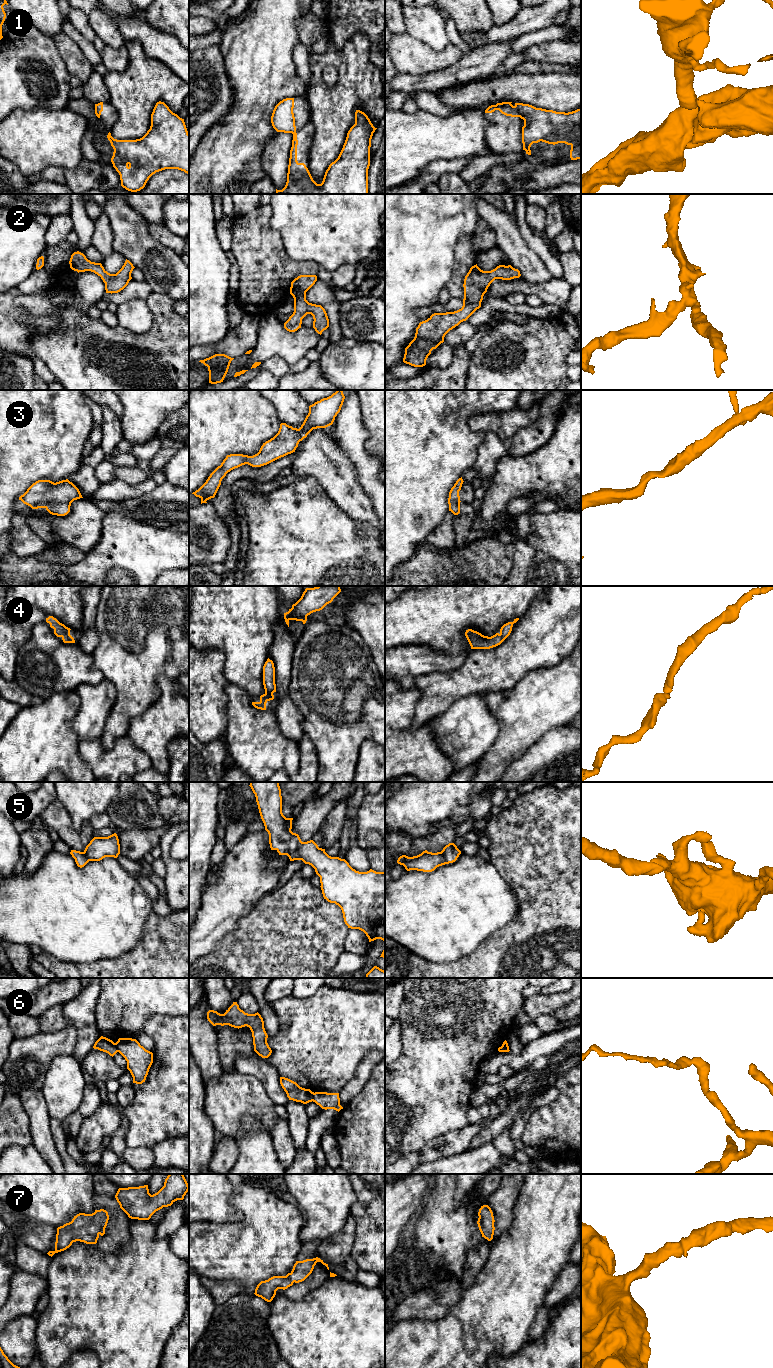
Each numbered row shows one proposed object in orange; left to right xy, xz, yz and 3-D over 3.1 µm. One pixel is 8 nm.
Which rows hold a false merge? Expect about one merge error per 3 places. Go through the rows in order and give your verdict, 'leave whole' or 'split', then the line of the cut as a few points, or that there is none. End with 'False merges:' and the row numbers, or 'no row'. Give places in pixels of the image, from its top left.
1: split | yz (514, 106), (520, 116)
2: leave whole | no cut
3: leave whole | no cut
4: leave whole | no cut
5: leave whole | no cut
6: split | xy (115, 1043), (118, 1051)
7: leave whole | no cut
False merges: 1, 6

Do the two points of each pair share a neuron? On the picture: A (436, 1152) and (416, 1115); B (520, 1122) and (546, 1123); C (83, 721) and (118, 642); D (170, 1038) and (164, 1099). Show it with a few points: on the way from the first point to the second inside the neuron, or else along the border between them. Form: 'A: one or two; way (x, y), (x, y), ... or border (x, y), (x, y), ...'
A: two; border (452, 1131), (429, 1140), (417, 1151)
B: two; border (543, 1106), (540, 1106), (531, 1113), (519, 1138)
C: one; way (103, 701), (118, 686), (118, 662)
D: one; way (170, 1053), (170, 1084)

